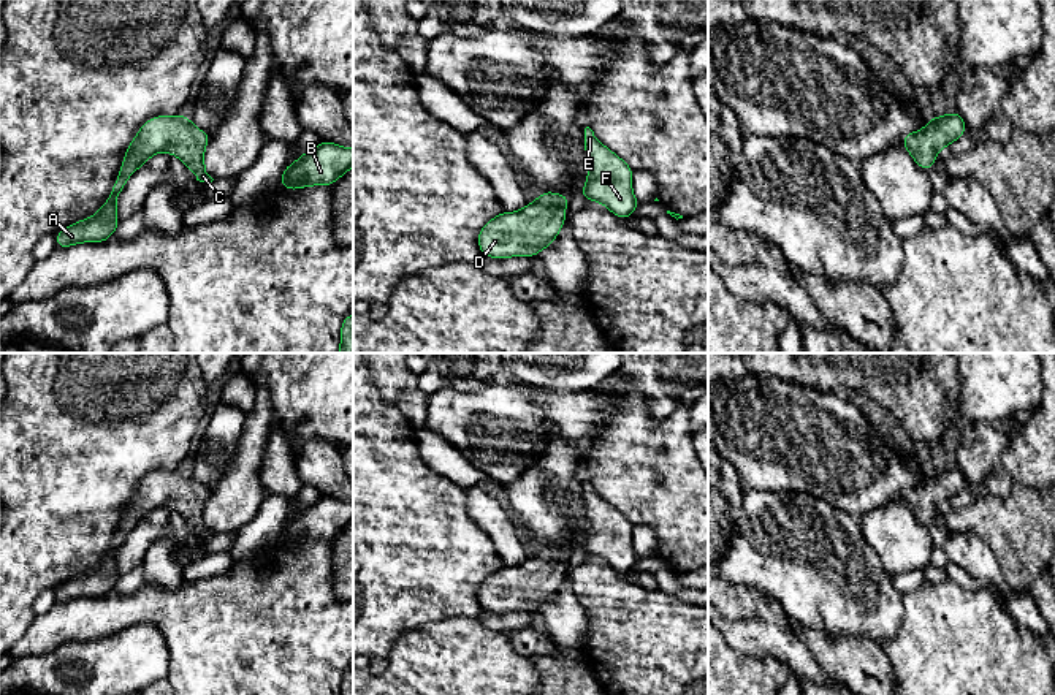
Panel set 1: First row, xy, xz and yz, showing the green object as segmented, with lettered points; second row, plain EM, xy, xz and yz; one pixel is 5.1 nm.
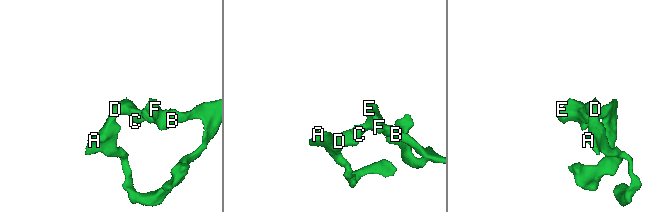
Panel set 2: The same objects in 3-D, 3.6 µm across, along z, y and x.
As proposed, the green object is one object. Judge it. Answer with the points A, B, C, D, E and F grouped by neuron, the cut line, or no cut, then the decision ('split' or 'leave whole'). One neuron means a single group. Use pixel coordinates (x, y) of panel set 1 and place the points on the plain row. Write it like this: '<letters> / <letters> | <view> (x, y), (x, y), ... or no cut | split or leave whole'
A B C D E F | no cut | leave whole

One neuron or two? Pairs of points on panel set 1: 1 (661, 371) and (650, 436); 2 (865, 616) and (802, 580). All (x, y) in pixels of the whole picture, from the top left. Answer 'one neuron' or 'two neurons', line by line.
1: two neurons
2: one neuron

